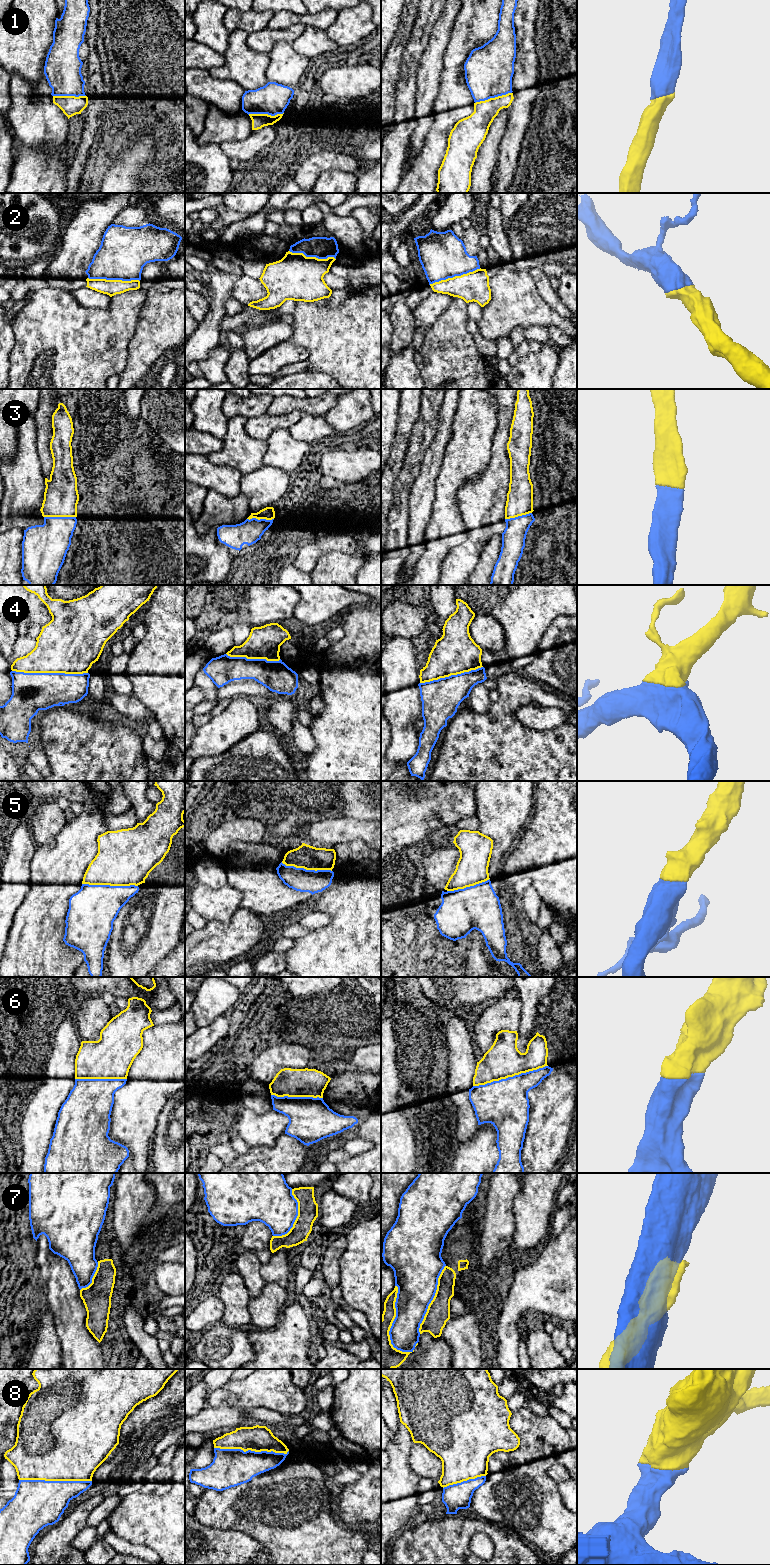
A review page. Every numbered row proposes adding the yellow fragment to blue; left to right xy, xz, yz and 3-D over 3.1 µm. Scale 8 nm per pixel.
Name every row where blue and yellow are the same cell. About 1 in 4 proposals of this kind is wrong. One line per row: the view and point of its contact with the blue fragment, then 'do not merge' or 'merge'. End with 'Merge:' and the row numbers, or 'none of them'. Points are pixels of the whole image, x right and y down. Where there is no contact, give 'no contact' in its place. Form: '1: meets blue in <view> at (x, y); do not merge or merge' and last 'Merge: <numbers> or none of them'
1: meets blue in yz at (493, 97); merge
2: meets blue in xy at (114, 279); merge
3: meets blue in xy at (60, 517); merge
4: meets blue in xy at (50, 673); merge
5: meets blue in xy at (109, 885); merge
6: meets blue in yz at (510, 1077); merge
7: meets blue in yz at (432, 1299); do not merge
8: meets blue in xz at (250, 1450); merge
Merge: 1, 2, 3, 4, 5, 6, 8

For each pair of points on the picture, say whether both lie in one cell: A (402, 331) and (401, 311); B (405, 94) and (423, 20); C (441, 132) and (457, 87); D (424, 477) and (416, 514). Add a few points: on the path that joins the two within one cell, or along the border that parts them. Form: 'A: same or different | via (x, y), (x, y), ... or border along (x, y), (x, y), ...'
A: same | via (402, 326), (402, 316)
B: same | via (407, 76), (409, 74), (410, 58), (418, 38)
C: same | via (442, 121), (441, 111), (454, 98)
D: same | via (424, 486), (420, 505)

